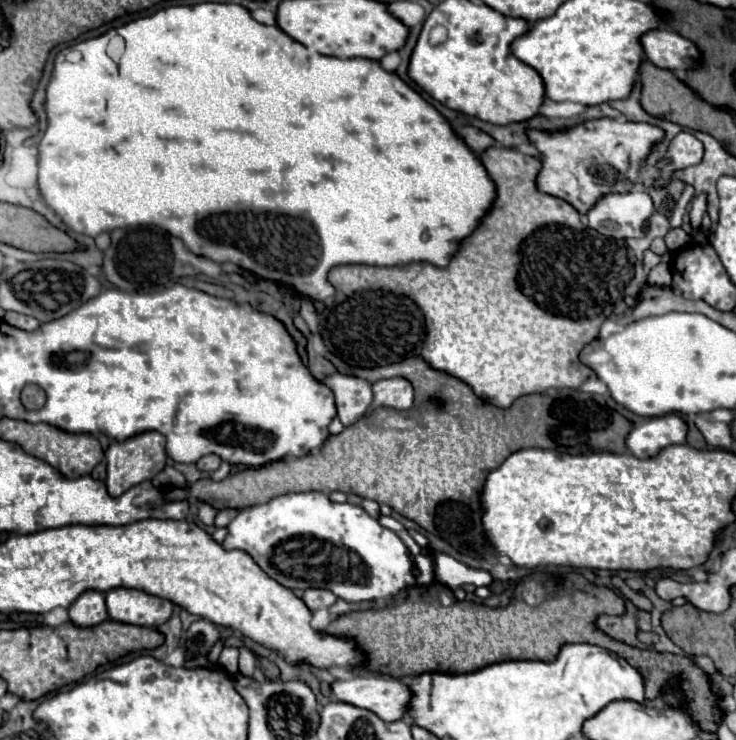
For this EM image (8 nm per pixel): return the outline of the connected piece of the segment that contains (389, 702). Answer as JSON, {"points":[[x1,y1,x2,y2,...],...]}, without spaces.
{"points":[[360,673,350,681,334,681,330,691,338,701,368,709,384,721,404,719,410,699,406,681,378,673]]}

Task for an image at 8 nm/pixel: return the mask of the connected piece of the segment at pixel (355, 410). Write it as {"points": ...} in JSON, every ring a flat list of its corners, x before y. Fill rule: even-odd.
{"points":[[334,373,332,377,318,377,318,379,324,381,334,391,338,419,342,421,344,427,350,427,354,425,354,421,360,421,374,401,372,385,366,379,342,375,342,373]]}

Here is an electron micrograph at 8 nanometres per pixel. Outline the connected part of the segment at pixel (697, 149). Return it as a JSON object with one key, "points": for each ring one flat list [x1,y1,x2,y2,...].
{"points":[[678,133,672,143,670,143,670,151,668,151,668,161,658,163,660,171,662,171,662,181,660,185,670,177,672,169,684,169,688,165,696,165,702,159,702,143,690,135,690,133]]}

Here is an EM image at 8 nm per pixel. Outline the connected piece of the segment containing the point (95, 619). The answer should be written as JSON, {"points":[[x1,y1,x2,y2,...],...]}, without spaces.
{"points":[[86,591,70,605,70,619,78,627,94,627,108,619,104,593,100,591]]}

